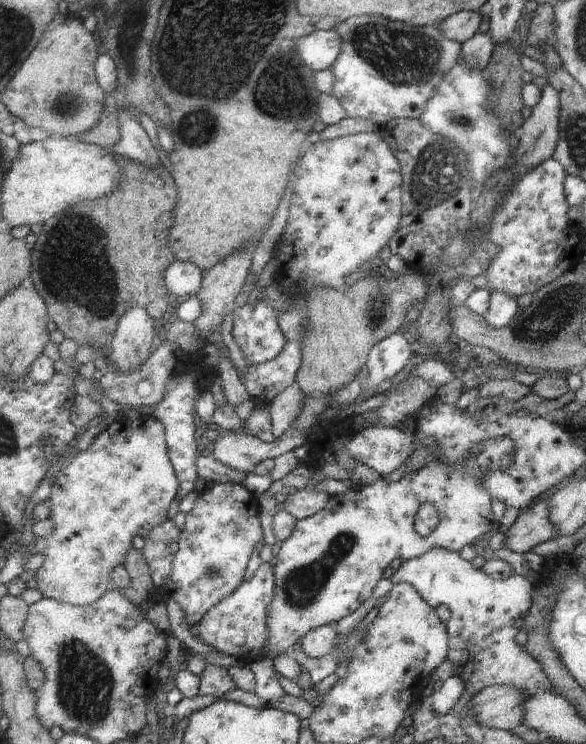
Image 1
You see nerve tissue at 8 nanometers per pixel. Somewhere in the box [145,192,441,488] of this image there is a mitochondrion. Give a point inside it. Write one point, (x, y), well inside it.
(376, 314)

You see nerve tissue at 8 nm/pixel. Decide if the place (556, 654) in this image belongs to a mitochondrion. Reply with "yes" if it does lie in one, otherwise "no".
no

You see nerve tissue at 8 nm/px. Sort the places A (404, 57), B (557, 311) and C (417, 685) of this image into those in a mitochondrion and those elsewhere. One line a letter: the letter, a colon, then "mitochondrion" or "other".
A: mitochondrion
B: mitochondrion
C: other

